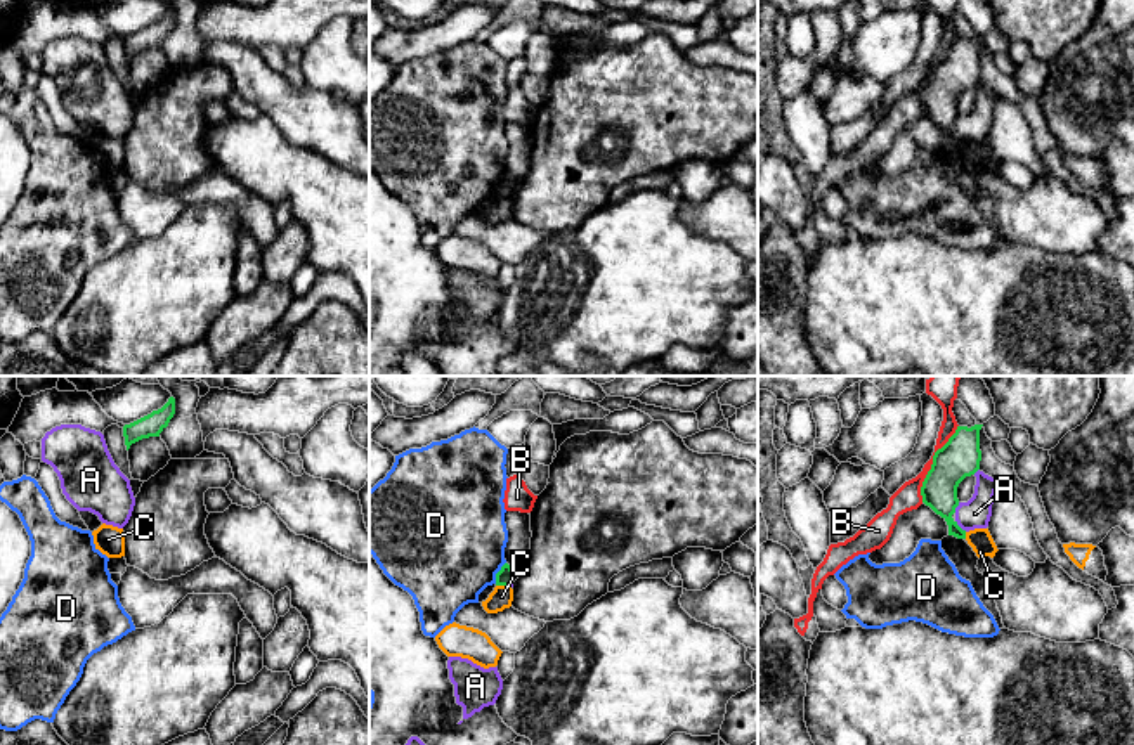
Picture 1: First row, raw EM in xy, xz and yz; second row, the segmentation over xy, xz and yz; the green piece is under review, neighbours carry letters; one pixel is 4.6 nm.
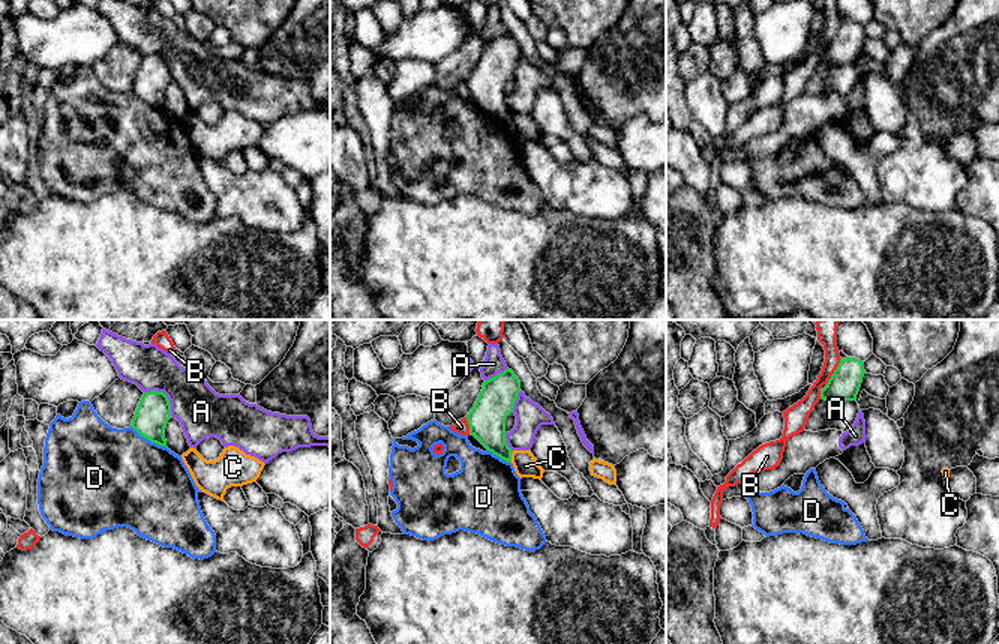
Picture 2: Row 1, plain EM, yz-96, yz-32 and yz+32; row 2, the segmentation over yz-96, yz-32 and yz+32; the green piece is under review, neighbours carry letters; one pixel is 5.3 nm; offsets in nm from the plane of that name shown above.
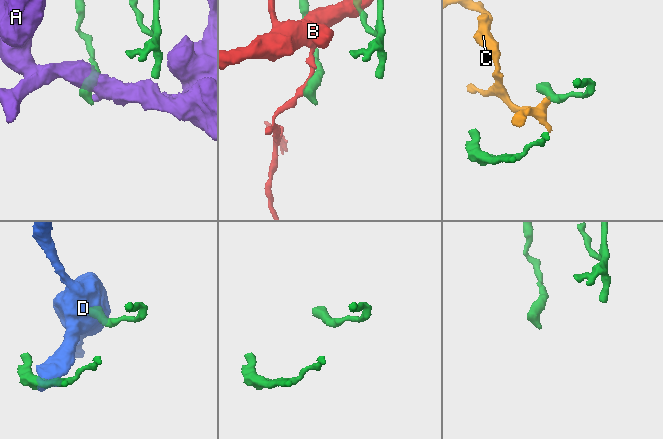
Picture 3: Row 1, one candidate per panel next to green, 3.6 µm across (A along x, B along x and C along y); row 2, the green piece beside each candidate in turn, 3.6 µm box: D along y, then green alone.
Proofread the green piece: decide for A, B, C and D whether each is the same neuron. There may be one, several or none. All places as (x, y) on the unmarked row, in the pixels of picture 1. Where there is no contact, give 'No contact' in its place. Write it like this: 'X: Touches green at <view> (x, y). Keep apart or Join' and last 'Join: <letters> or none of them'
A: Touches green at yz (959, 139). Keep apart
B: Touches green at yz (933, 75). Keep apart
C: Touches green at xz (503, 196). Keep apart
D: Touches green at xz (498, 184). Keep apart
Join: none of them

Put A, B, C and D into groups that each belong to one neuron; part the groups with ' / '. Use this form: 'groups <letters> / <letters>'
groups A / B / C / D

